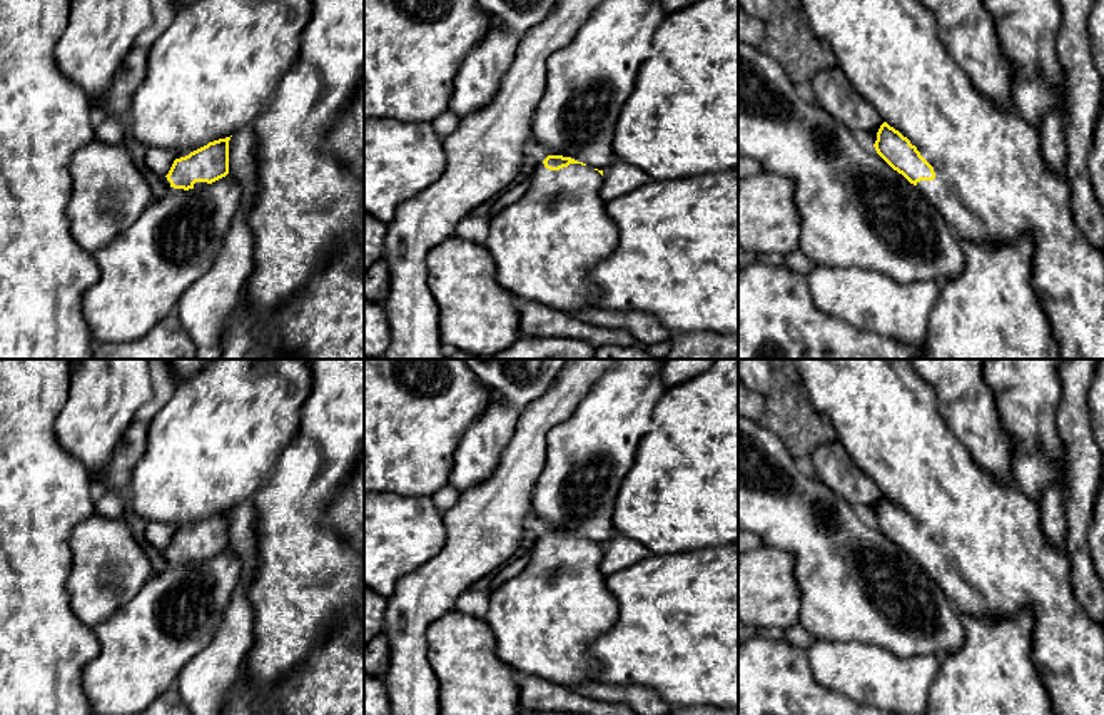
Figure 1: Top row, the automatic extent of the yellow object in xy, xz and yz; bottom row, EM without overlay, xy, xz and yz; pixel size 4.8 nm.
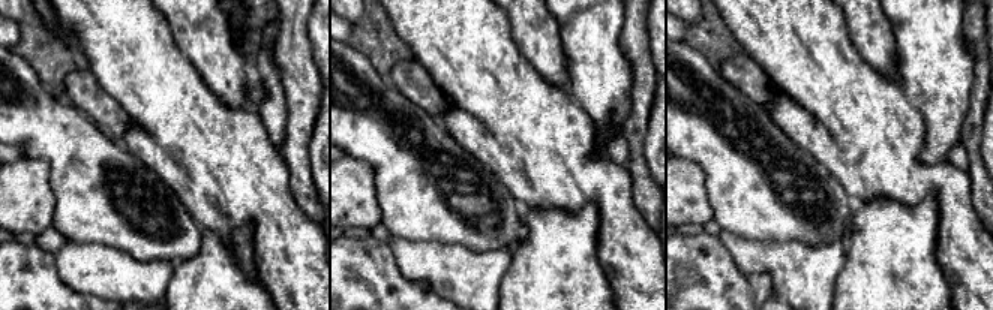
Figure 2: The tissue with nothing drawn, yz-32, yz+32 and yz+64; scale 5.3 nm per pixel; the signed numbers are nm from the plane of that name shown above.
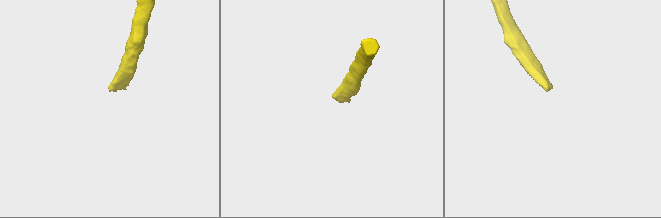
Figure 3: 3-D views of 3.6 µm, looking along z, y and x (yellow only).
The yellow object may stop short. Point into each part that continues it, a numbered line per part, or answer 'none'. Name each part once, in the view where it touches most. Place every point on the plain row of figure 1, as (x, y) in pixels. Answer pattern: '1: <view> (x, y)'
1: yz (992, 557)

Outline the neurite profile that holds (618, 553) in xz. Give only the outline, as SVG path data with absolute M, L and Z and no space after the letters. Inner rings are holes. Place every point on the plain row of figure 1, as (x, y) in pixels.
M616 535L603 545L601 571L605 576L630 568L648 558L651 553L640 543Z

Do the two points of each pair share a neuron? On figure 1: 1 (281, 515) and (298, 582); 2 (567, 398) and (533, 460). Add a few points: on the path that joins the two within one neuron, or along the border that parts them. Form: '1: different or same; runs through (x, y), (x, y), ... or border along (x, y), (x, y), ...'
1: same; runs through (291, 532), (298, 550), (298, 565)
2: same; runs through (552, 413), (533, 431), (533, 445)

